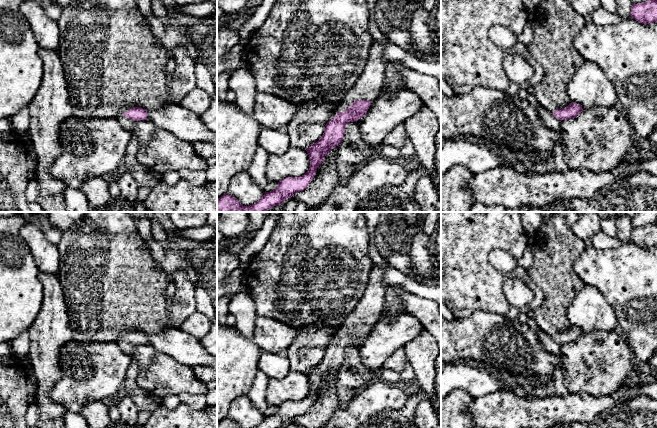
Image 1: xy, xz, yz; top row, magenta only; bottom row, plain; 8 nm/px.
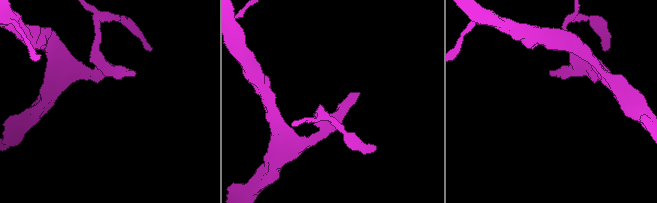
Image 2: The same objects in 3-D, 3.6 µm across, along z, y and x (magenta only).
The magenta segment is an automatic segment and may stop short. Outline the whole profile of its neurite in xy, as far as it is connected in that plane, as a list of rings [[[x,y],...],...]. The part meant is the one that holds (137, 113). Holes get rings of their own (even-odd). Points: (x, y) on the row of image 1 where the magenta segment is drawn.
[[[138,106],[133,107],[120,115],[117,119],[121,127],[131,131],[138,121],[147,119],[147,111]]]

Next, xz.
[[[373,40],[366,66],[357,82],[345,94],[338,114],[327,122],[322,137],[305,149],[309,155],[310,168],[304,175],[279,181],[276,189],[265,192],[260,200],[250,206],[243,206],[236,197],[226,193],[217,199],[217,212],[266,212],[306,189],[325,155],[342,142],[346,125],[363,118],[371,103],[381,95],[389,79],[389,67],[382,62],[382,55],[382,45]]]

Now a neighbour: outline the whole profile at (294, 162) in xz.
[[[289,147],[281,156],[267,155],[266,177],[278,183],[286,177],[300,177],[310,168],[310,159],[303,148]]]

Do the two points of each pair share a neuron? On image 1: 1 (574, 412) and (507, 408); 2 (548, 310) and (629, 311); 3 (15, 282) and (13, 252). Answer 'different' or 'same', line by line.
1: same
2: different
3: same

